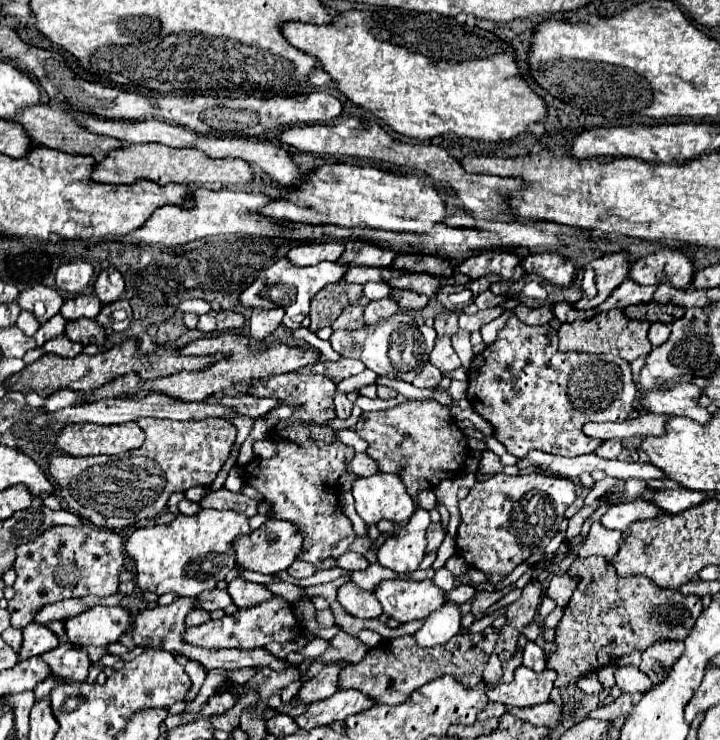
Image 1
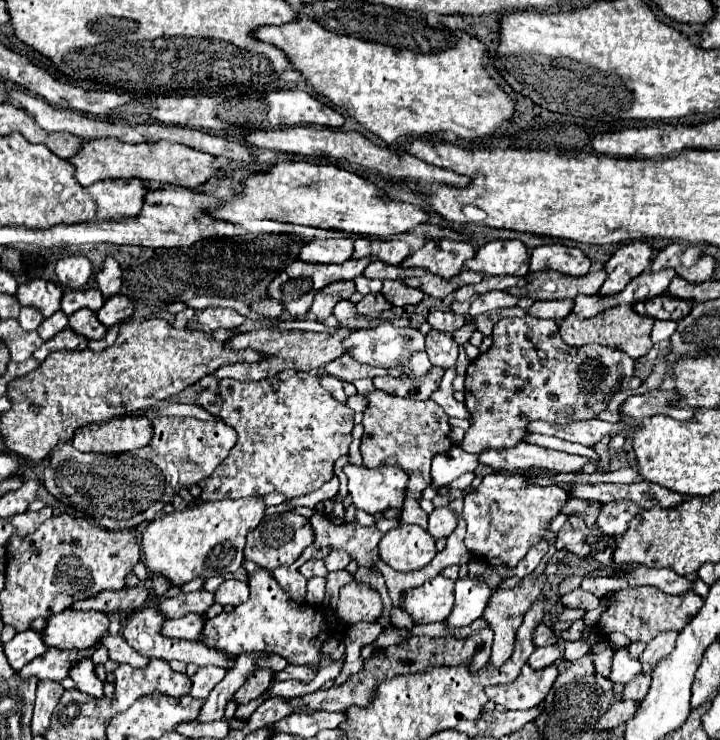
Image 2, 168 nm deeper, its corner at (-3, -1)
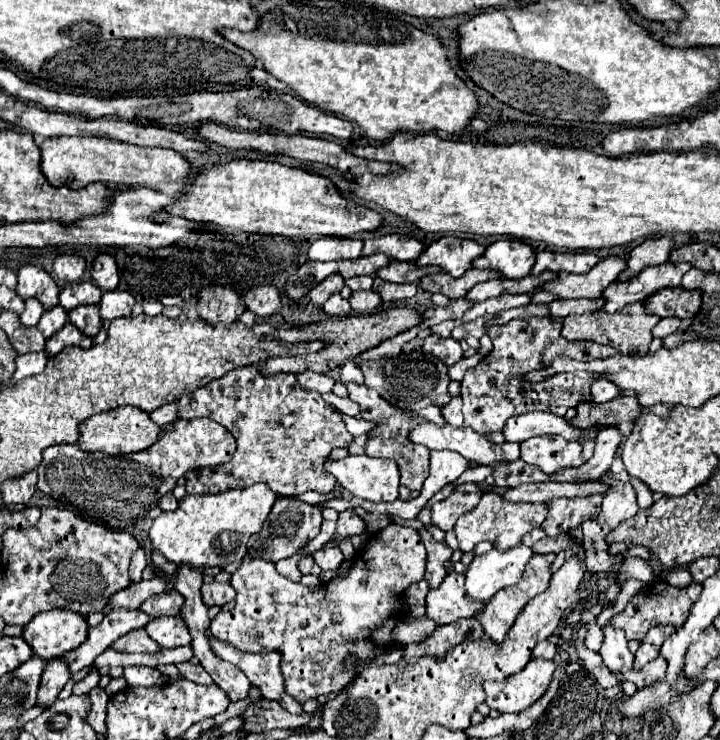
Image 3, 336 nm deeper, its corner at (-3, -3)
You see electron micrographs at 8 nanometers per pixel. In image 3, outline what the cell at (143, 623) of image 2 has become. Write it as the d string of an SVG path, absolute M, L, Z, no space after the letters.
M138 628L134 632L128 632L126 636L118 638L112 644L114 650L118 652L158 652L162 650L158 644L154 644L154 640L148 636L146 628Z

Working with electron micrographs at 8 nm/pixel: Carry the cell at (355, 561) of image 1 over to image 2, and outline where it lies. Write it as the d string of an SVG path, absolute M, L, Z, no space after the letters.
M334 550L334 552L330 552L326 558L324 558L324 564L326 564L326 568L332 572L332 570L342 570L342 568L346 568L346 564L350 562L350 556L346 554L346 552L342 552L342 550Z

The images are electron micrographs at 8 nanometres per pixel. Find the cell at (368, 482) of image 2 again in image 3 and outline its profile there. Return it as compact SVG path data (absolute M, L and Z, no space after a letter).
M348 456L344 460L326 460L324 468L356 498L370 502L394 502L400 488L400 470L394 460Z

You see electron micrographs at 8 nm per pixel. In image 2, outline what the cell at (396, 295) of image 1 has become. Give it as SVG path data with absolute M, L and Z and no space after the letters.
M386 280L382 286L384 298L394 304L394 306L408 306L408 304L418 304L422 300L422 290L406 286L402 280Z

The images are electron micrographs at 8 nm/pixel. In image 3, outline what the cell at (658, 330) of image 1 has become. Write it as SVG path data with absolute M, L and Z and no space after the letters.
M662 318L656 324L656 328L652 330L652 336L654 338L666 338L666 336L678 332L678 328L680 328L680 320L678 318Z

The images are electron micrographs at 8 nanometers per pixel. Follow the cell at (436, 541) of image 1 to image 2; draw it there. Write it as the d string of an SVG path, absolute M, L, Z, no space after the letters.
M442 506L442 508L434 508L432 514L428 514L428 532L434 538L446 538L452 534L452 530L458 524L458 516L452 508Z

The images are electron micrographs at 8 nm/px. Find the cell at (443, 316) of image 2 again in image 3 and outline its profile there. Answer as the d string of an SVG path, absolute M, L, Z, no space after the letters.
M446 320L446 322L440 322L440 324L432 326L430 330L432 330L434 334L438 334L438 336L446 338L446 336L450 336L452 328L456 328L456 326L460 326L460 324L462 324L462 320Z

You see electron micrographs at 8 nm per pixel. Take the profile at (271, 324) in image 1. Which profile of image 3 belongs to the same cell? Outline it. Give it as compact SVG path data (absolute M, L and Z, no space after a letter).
M260 286L246 294L246 308L260 318L268 318L280 310L280 294L274 286Z

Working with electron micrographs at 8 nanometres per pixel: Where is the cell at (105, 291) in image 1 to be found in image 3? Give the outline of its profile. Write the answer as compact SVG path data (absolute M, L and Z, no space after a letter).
M100 254L94 260L92 266L92 280L106 292L106 290L116 290L118 286L118 268L112 256L108 254Z

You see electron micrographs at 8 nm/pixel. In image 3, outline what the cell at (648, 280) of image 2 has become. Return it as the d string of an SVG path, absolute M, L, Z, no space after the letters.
M666 262L662 266L650 266L650 268L644 268L638 276L634 276L628 282L616 282L616 284L608 286L606 288L606 296L610 298L612 290L614 290L616 298L622 298L626 302L642 302L648 296L656 294L658 290L680 286L682 276L690 268L692 266L686 264L686 262L682 262L682 264Z

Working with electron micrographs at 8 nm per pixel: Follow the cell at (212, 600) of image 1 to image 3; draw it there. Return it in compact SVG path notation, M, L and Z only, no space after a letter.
M170 590L164 594L152 596L142 604L140 610L150 614L152 618L160 618L160 616L178 616L182 606L184 606L184 596L178 594L176 590Z

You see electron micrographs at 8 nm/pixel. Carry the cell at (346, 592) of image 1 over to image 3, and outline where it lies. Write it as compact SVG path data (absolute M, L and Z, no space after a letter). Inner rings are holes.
M396 524L386 526L366 542L366 548L362 548L362 552L356 554L352 568L348 570L346 576L324 582L318 590L308 590L302 584L294 584L292 580L280 576L274 568L274 562L270 560L246 556L230 580L232 588L236 590L234 612L220 612L212 620L210 632L216 640L228 642L230 646L244 652L270 652L270 650L280 652L281 672L286 680L286 692L294 696L300 704L304 704L308 698L340 692L354 678L356 666L346 670L342 668L344 658L352 656L348 654L350 648L362 650L362 654L354 654L360 658L358 662L370 662L390 648L390 632L400 614L398 608L402 594L412 582L420 582L424 578L424 566L426 566L426 548L420 540L420 534L414 528L404 528ZM262 562L266 562L264 572L258 572L258 566ZM288 622L294 622L296 632L290 632L294 628L288 628Z

